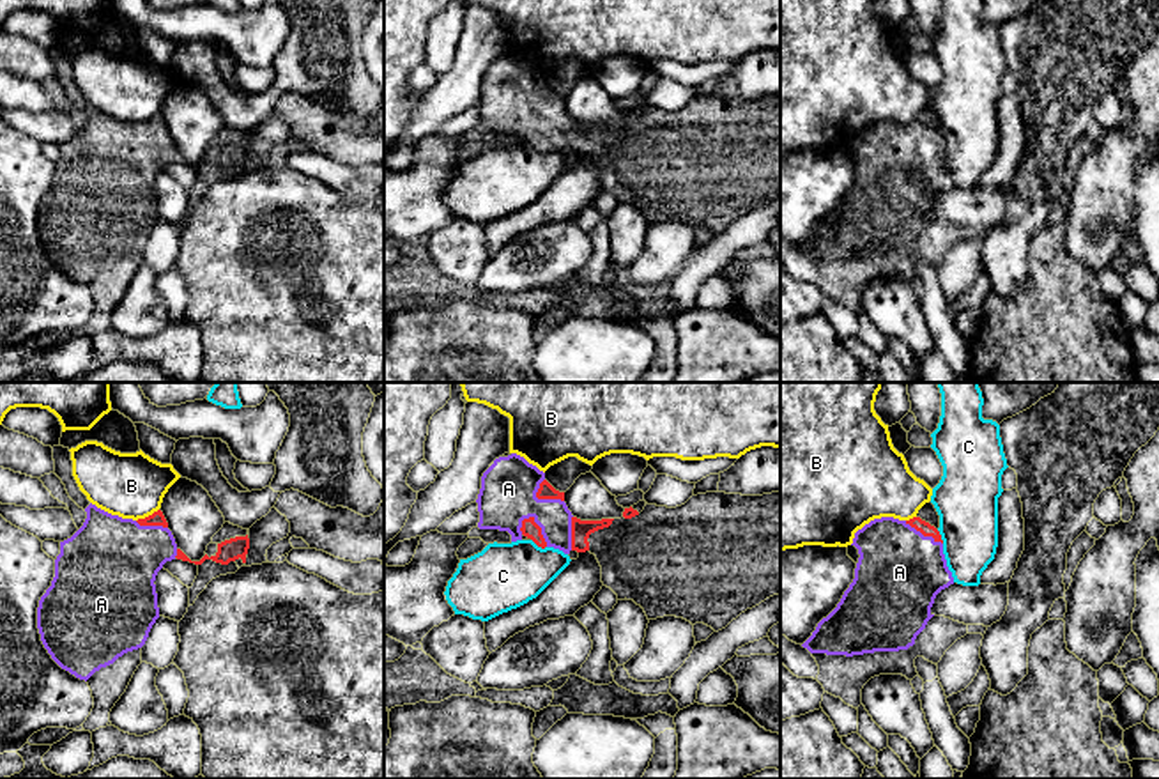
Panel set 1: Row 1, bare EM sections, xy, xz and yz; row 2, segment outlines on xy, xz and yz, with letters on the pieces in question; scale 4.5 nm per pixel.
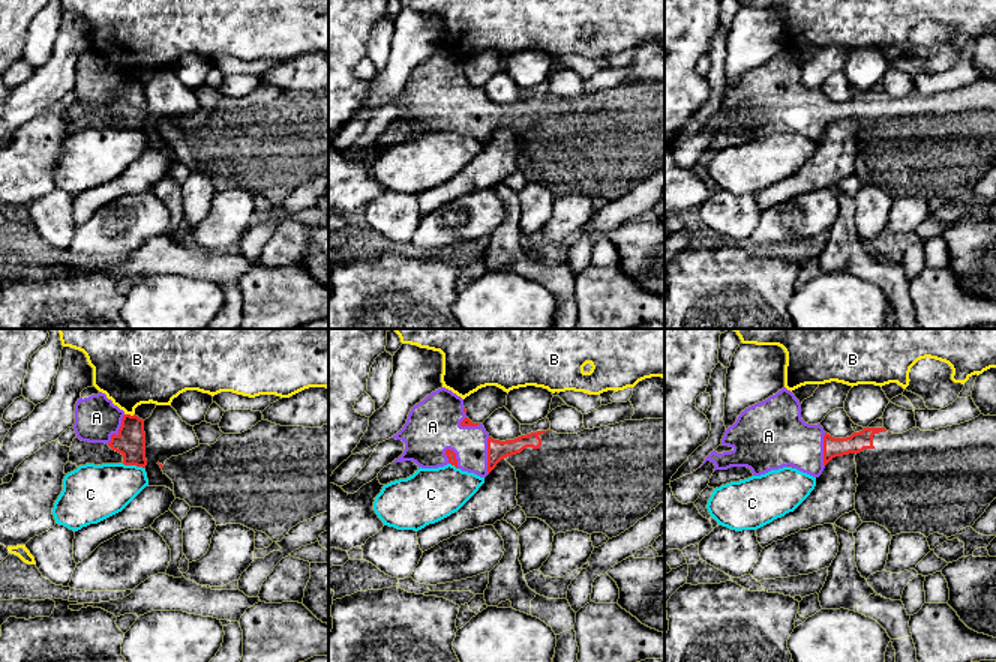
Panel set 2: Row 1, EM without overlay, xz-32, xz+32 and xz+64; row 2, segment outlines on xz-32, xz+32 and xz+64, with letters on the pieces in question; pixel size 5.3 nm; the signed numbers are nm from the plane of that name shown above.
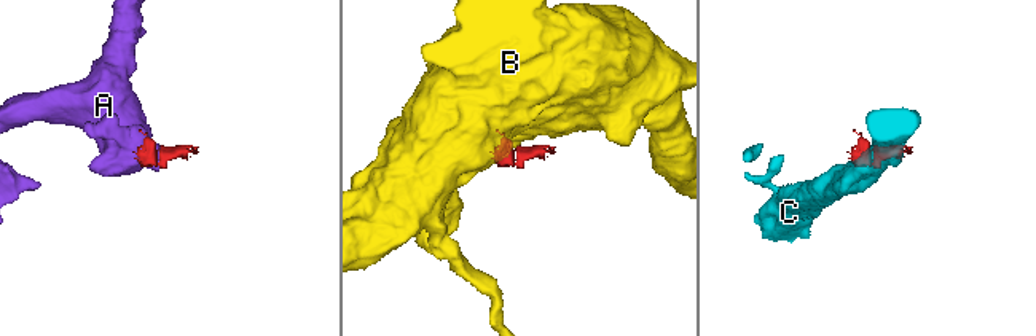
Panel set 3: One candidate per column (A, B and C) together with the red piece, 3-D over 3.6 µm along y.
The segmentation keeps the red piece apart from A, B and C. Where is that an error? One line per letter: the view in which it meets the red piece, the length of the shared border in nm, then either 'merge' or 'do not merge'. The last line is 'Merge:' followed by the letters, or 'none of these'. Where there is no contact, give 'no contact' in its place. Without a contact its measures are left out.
A: meets red in xz; contact 170 nm long; merge
B: meets red in xy; contact 120 nm long; do not merge
C: meets red in xz; contact 80 nm long; do not merge
Merge: A

